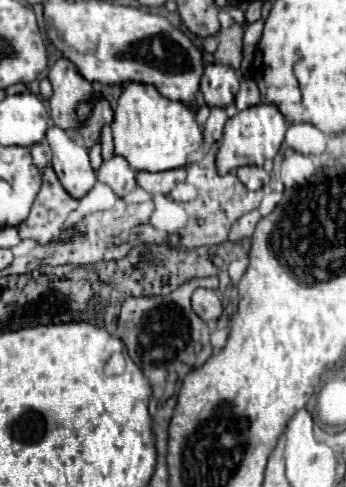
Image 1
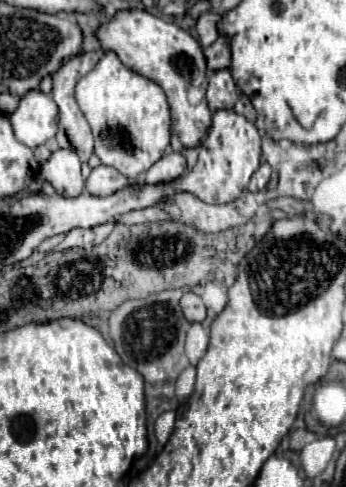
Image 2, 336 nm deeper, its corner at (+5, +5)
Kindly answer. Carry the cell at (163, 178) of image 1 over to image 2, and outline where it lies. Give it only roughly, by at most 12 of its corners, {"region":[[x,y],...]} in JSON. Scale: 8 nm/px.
{"region":[[170,151],[146,171],[148,185],[160,185],[186,173],[184,155]]}

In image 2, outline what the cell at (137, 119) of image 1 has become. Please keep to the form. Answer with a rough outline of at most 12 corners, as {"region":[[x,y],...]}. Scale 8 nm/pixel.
{"region":[[112,51],[78,81],[94,153],[126,177],[170,145],[162,87]]}

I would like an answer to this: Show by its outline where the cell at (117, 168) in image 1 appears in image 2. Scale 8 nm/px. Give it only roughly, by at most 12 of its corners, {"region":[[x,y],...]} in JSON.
{"region":[[98,165],[86,179],[94,197],[112,195],[128,185],[114,167]]}

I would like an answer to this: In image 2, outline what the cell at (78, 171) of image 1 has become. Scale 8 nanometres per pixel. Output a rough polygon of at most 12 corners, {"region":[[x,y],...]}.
{"region":[[56,149],[40,167],[62,197],[84,189],[80,159]]}

